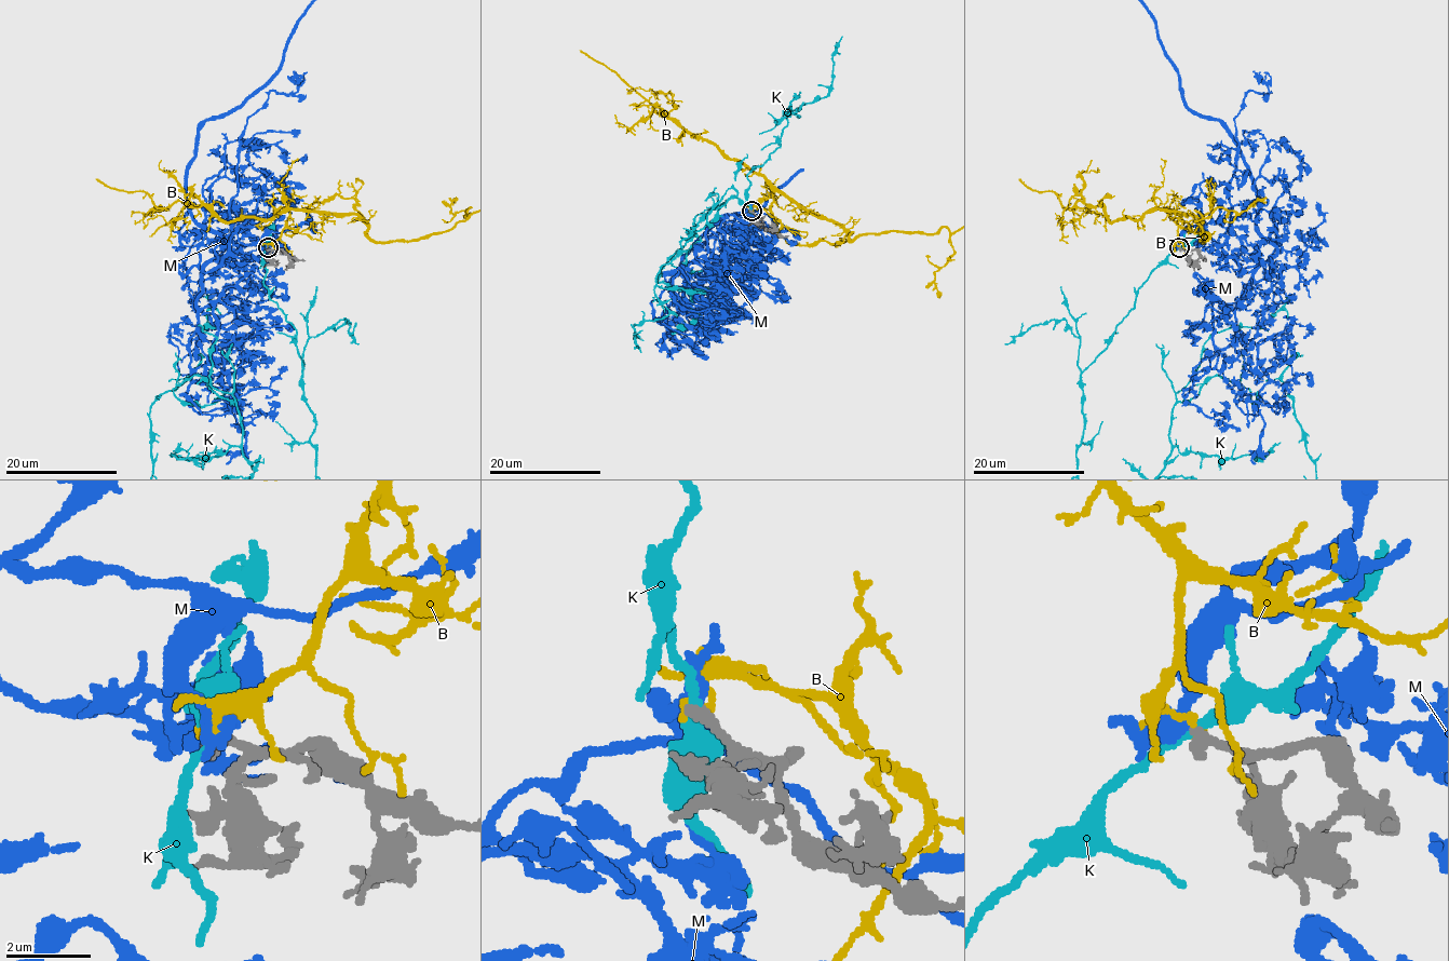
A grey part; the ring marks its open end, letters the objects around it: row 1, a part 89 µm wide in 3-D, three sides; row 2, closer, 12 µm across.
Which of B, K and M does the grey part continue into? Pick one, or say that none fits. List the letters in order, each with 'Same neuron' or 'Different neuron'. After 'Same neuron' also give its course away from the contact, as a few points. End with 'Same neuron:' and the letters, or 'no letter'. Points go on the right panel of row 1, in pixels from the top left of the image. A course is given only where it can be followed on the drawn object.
B: Different neuron
K: Different neuron
M: Same neuron
Same neuron: M

